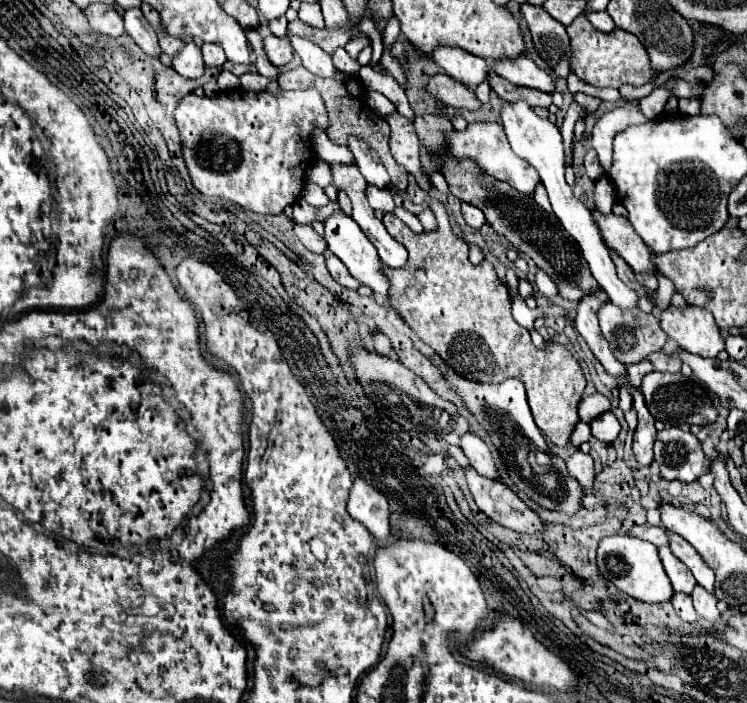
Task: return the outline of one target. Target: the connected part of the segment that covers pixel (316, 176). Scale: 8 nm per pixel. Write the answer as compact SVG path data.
M326 163L310 165L306 177L308 177L308 181L312 181L312 183L316 183L316 185L320 185L320 187L328 187L328 185L332 183L330 171L328 171L328 165L326 165Z

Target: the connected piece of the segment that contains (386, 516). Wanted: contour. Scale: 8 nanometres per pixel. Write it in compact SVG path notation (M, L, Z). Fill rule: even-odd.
M354 479L348 499L348 513L360 521L374 539L386 541L390 537L390 511L386 497L368 485L364 479Z

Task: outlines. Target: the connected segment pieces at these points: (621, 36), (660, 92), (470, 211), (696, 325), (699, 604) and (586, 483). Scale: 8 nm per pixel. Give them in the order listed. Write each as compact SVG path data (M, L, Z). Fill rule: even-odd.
M578 17L568 29L570 45L572 45L572 73L576 73L580 79L594 87L614 87L618 89L624 83L630 85L644 85L650 81L650 75L654 75L650 67L650 59L646 55L646 49L636 39L636 35L626 33L622 29L614 29L610 33L596 31L586 17Z
M658 87L648 97L640 99L638 107L646 119L658 119L658 115L664 113L664 105L666 105L668 97L670 97L670 93L664 87Z
M462 203L462 215L464 215L466 223L468 223L470 227L474 227L474 229L480 229L480 227L486 223L484 213L482 213L478 207L470 205L470 203Z
M668 307L664 317L660 317L660 325L664 333L678 343L680 349L702 355L716 357L724 349L724 339L720 329L714 323L714 317L700 307L676 309Z
M696 585L692 599L694 599L694 609L700 617L704 617L710 623L716 623L720 619L720 613L716 609L716 597L712 593L708 593Z
M576 451L572 457L566 459L566 467L568 467L568 473L586 489L592 487L594 483L594 463L592 463L592 457L582 453L582 451Z

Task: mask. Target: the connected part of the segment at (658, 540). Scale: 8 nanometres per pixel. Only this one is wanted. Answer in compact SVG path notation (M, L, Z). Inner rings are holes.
M634 525L632 529L628 529L628 535L644 539L654 543L656 547L664 547L666 545L666 533L660 527L652 527L652 525Z

